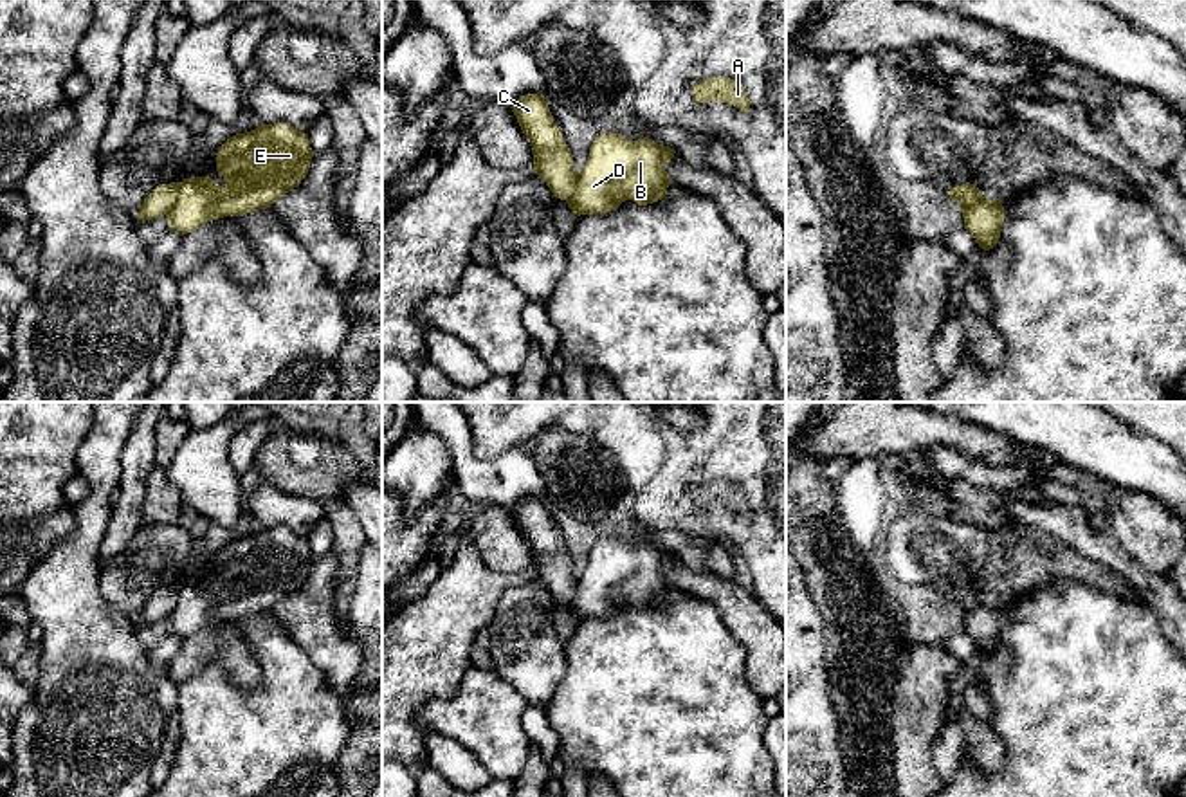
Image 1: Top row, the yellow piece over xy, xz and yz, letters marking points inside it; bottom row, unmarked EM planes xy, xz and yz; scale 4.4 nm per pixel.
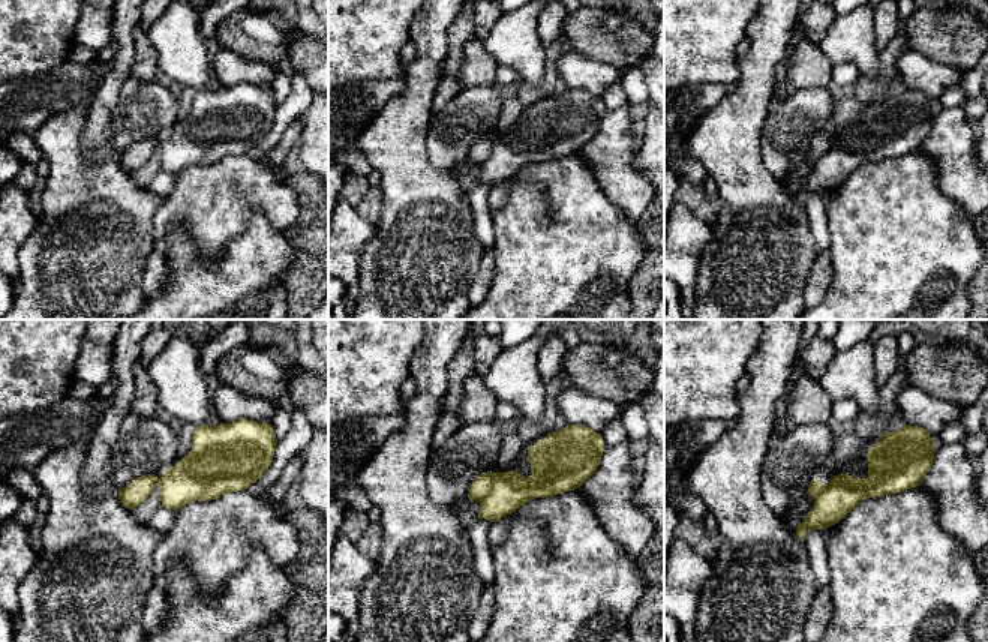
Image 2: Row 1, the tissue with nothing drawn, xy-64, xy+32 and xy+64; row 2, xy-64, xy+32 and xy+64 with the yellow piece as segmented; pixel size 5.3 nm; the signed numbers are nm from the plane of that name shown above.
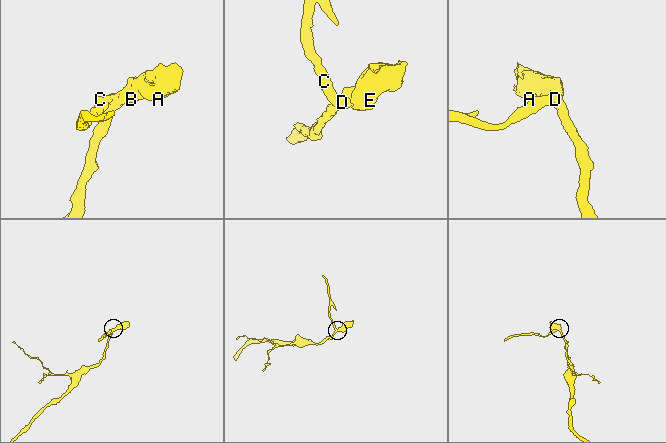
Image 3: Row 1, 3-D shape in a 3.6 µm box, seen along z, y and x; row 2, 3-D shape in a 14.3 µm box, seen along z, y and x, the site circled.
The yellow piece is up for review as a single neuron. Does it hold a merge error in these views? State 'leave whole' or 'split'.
split

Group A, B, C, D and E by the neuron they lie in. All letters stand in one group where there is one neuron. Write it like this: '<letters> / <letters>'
A B D E / C

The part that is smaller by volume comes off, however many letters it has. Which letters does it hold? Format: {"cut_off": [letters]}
{"cut_off": ["C"]}

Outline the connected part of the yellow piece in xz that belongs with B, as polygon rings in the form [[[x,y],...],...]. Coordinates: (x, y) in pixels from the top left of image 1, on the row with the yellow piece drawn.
[[[600,133],[566,204],[577,216],[602,215],[625,200],[638,206],[654,204],[665,198],[674,182],[665,171],[674,153],[674,148],[649,137],[631,141],[620,133]]]

